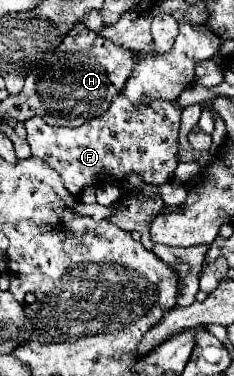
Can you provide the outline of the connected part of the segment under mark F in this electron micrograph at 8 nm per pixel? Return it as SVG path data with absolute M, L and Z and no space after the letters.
M119 92L105 114L85 122L79 128L49 126L35 116L25 122L27 142L35 158L47 160L59 172L65 188L79 194L85 186L117 184L119 180L137 174L143 182L165 184L171 180L177 160L177 132L183 108L177 102L153 100L151 104L131 104Z

